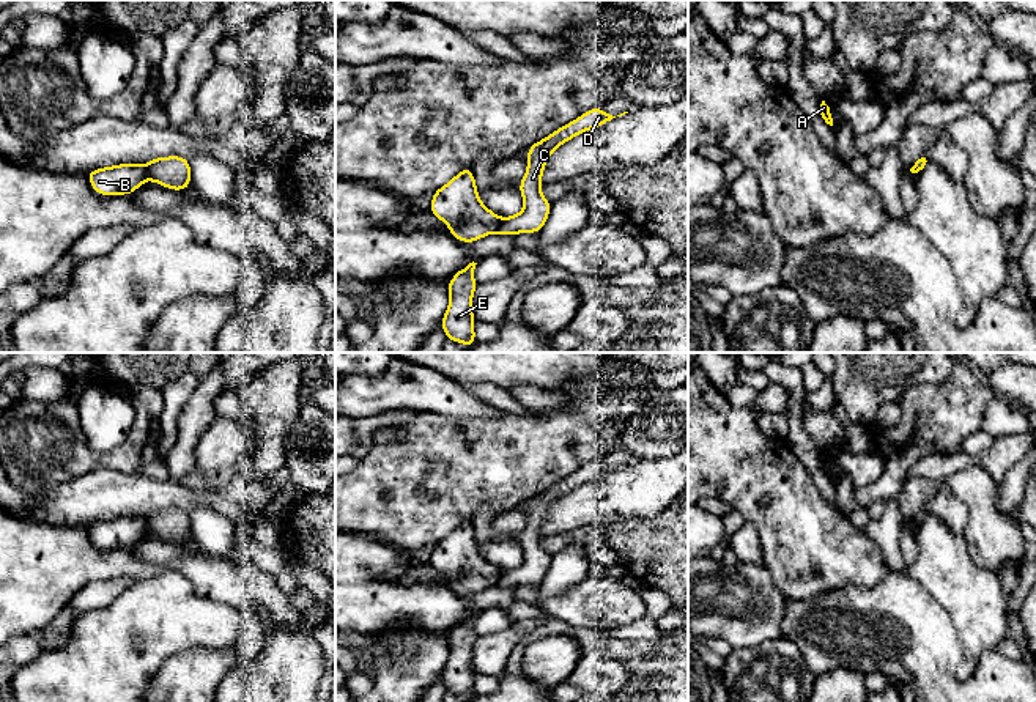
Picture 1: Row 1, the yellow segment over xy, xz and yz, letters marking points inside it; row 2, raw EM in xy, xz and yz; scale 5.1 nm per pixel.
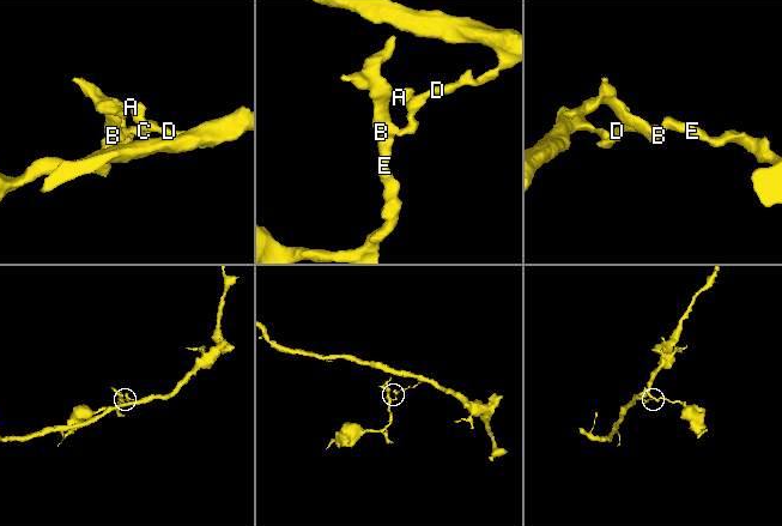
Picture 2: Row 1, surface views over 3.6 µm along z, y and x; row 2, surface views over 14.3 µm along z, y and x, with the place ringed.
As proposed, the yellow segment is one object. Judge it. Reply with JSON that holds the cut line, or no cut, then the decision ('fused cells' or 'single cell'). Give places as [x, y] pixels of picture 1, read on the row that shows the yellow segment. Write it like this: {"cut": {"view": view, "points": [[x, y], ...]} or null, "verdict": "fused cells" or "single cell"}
{"cut": {"view": "xz", "points": [[501, 219], [495, 232]]}, "verdict": "fused cells"}

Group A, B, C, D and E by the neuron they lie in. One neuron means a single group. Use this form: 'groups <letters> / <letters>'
groups A C D / B E

